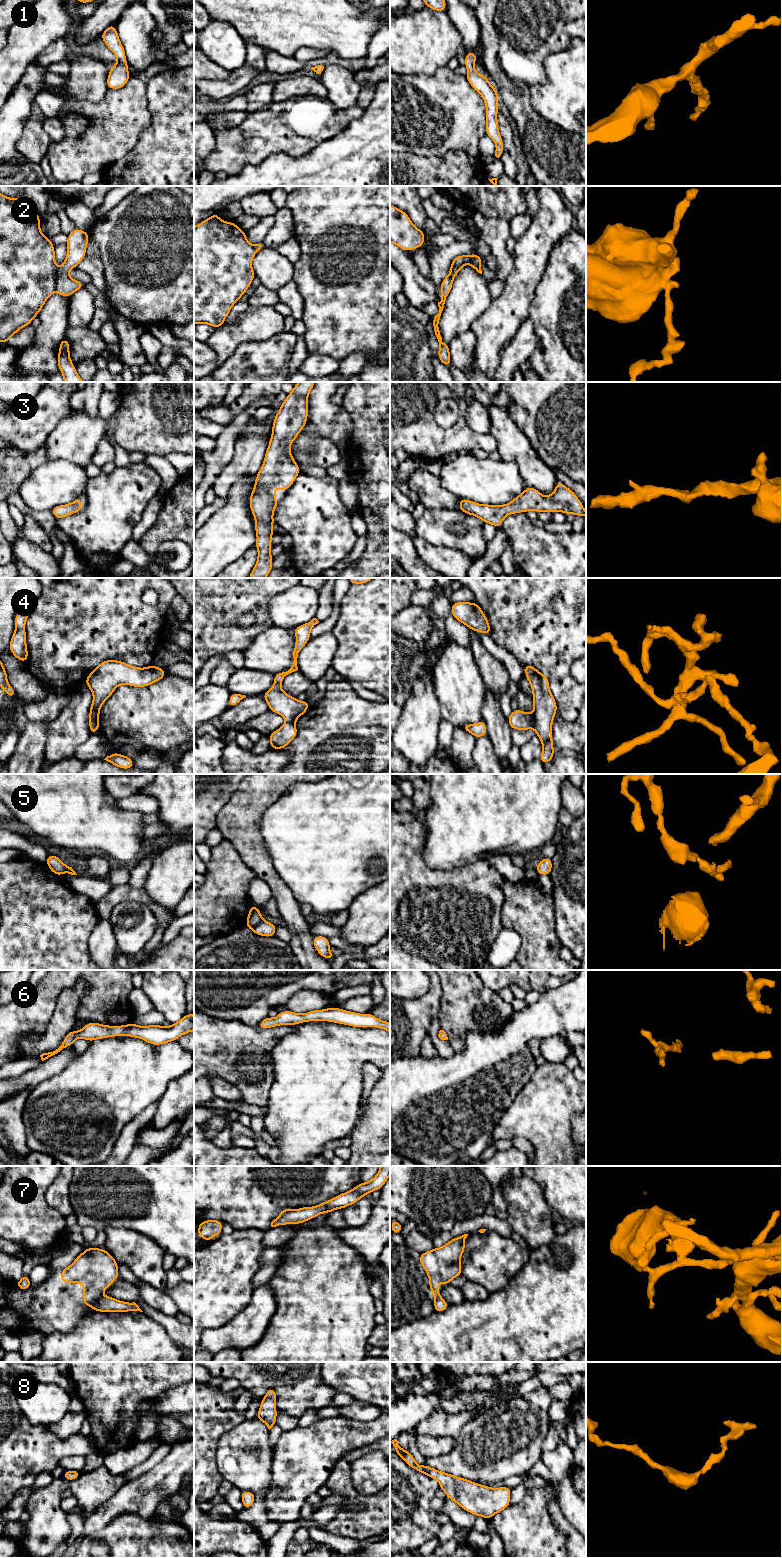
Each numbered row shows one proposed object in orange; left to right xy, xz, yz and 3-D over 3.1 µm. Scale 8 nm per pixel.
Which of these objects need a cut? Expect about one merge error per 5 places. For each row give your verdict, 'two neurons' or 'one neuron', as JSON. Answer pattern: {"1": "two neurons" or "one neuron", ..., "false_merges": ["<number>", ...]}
{"1": "one neuron", "2": "two neurons", "3": "one neuron", "4": "two neurons", "5": "two neurons", "6": "one neuron", "7": "two neurons", "8": "one neuron", "false_merges": ["2", "4", "5", "7"]}

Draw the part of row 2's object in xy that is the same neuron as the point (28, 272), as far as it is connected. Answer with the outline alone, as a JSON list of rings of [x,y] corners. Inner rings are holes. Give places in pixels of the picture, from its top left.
[[[0,193],[0,342],[6,344],[22,327],[31,324],[56,289],[58,267],[54,245],[40,231],[40,223],[38,214],[23,198],[8,198]]]

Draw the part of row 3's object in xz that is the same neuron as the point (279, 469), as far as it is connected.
[[[299,382],[294,385],[292,392],[287,395],[274,418],[272,436],[265,454],[264,462],[256,475],[254,489],[249,498],[250,509],[255,519],[255,531],[257,534],[255,547],[258,550],[257,562],[249,578],[266,578],[273,569],[273,556],[270,554],[270,548],[273,545],[271,536],[275,533],[272,528],[272,525],[275,523],[273,512],[278,504],[274,492],[277,488],[281,487],[282,491],[286,493],[300,473],[300,467],[294,461],[289,446],[294,442],[295,438],[307,423],[308,395],[314,387],[314,383],[315,382]]]

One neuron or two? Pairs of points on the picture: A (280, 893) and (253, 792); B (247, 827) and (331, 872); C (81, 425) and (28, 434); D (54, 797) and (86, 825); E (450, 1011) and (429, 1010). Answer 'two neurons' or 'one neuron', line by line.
A: one neuron
B: two neurons
C: two neurons
D: one neuron
E: two neurons

